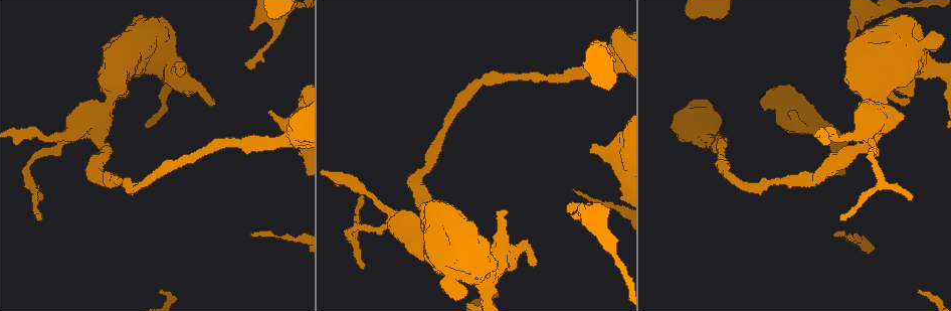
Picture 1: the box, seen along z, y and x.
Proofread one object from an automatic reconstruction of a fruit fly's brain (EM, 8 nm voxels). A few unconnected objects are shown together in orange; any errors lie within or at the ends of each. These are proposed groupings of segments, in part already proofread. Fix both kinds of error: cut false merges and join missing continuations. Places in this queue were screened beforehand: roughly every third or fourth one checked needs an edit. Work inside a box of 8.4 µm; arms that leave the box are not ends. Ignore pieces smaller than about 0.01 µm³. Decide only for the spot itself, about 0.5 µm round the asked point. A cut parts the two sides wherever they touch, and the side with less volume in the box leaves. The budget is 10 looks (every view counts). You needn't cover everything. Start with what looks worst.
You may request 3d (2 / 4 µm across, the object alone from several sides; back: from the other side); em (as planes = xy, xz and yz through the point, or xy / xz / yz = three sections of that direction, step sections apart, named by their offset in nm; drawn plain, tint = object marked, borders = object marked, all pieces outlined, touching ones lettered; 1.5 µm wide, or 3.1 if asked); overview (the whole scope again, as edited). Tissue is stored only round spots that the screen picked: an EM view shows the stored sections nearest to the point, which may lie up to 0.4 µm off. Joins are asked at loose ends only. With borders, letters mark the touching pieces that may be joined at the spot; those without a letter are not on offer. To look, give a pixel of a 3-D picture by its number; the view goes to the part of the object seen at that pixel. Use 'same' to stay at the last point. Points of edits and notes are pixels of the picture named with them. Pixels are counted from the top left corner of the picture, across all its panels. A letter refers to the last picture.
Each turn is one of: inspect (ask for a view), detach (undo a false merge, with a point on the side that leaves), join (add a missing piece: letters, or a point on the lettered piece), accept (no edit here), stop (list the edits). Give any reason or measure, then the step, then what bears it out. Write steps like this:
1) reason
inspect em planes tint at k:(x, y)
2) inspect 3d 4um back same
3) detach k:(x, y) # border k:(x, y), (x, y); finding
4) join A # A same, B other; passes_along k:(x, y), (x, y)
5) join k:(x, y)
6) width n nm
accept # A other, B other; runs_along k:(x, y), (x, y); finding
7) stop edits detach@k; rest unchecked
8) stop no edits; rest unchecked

branch stops here
inspect em planes plain at 1:(795, 112)

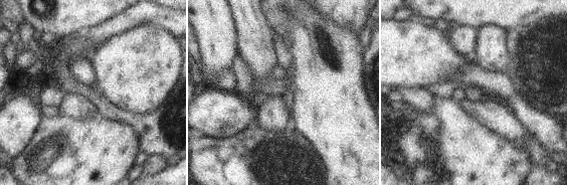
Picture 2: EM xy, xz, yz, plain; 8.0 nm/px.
see the neighbours
inspect em planes borders same

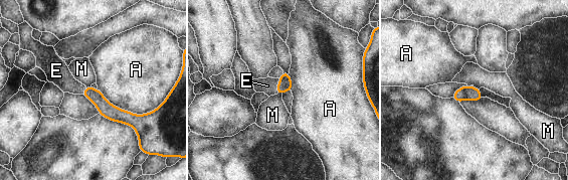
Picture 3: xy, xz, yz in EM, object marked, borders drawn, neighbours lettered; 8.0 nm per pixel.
join E # A other, E same, M other; passes_along 3:(285, 83), (276, 86), (267, 85); it goes on there

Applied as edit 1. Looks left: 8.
inspect overview

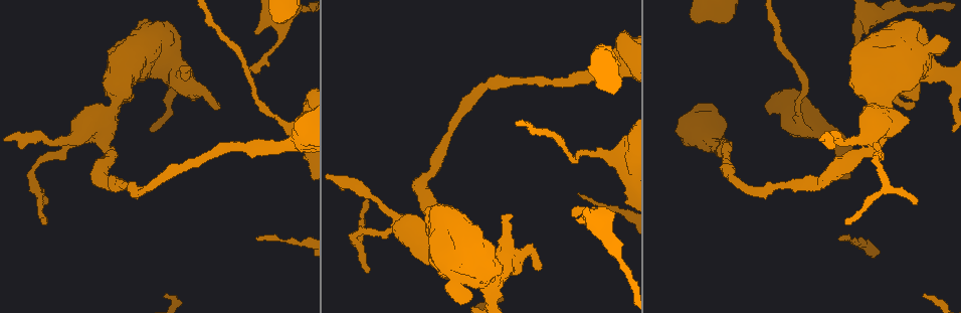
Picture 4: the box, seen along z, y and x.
an open end
inspect em yz step 8 borders at 4:(249, 68)

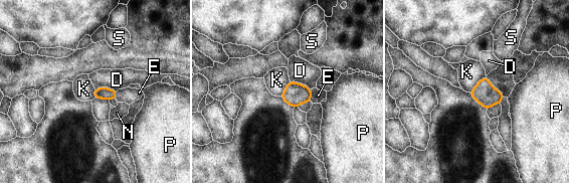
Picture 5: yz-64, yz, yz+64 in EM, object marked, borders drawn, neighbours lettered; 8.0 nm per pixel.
join E # D other, E same, K other, N other, P other, S other; passes_along 5:(296, 94), (311, 96), (318, 96); it goes on there

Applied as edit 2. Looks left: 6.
end of a long branch
inspect em planes plain at 4:(609, 45)

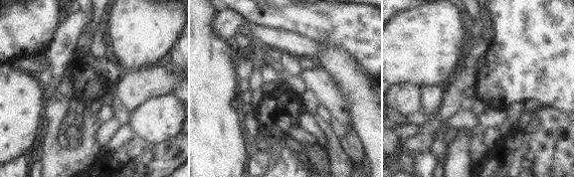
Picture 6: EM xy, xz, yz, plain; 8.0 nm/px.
see the neighbours
inspect em planes borders same

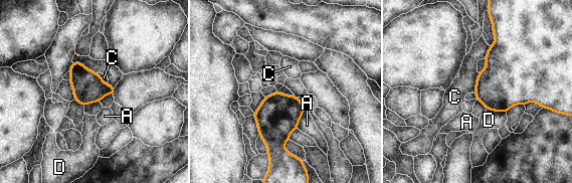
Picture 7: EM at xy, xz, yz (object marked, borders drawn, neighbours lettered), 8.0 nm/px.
longest_contact A 190 nm
accept # A other, C other, D other; border 7:(479, 72), (473, 93); no lettered piece goes on from it

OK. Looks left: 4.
thick end
inspect 3d 4um at 4:(917, 99)

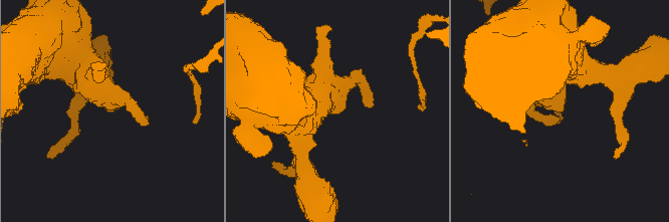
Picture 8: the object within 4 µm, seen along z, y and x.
inspect em planes plain at 8:(563, 111)

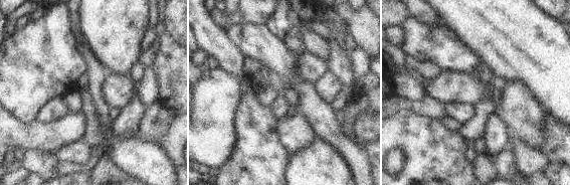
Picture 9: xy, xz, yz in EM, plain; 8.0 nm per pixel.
see the neighbours
inspect em planes borders same

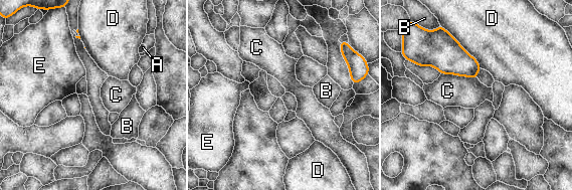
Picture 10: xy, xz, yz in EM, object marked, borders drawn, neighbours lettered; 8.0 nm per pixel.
accept # A other, B other, C other, D other, E other; border 10:(440, 73), (452, 73), (477, 78); no lettered piece goes on from it

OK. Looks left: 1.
stop edits join@3, join@5; rest unchecked

